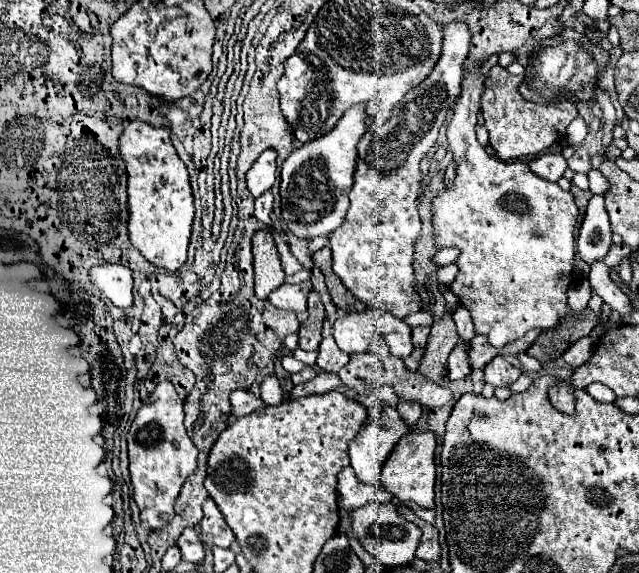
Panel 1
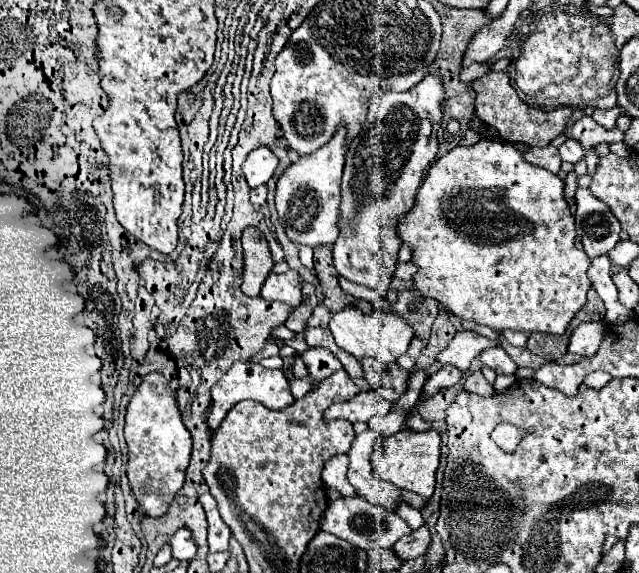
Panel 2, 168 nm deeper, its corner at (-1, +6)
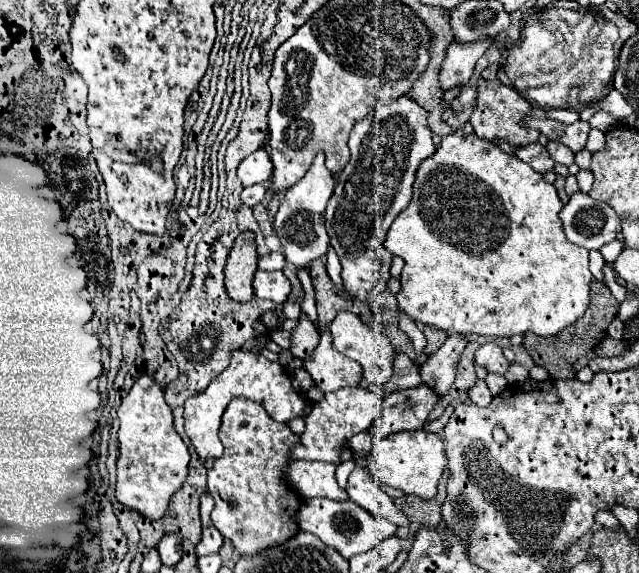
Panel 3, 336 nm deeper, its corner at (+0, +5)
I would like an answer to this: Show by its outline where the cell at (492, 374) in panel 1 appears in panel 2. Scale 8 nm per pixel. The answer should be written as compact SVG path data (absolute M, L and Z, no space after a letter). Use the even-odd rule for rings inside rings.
M496 346L496 348L488 348L480 354L482 364L490 366L496 374L514 374L518 370L516 362L504 352L504 348Z

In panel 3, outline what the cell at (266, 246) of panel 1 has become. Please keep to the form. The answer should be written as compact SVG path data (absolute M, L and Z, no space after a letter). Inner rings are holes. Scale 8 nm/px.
M243 231L229 255L227 255L227 263L225 263L225 289L227 295L233 301L251 301L253 299L253 289L251 289L251 281L253 281L253 273L257 269L257 251L255 251L255 235L251 231Z

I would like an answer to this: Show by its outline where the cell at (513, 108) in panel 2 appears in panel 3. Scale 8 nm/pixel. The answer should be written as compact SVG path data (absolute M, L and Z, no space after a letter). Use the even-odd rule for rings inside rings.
M479 79L477 105L475 105L475 111L469 121L481 139L487 139L487 141L503 139L515 147L523 147L523 145L535 143L539 139L539 133L535 129L527 129L527 127L519 125L519 121L527 115L529 109L531 109L531 103L527 103L527 99L523 99L515 89L503 85L499 79L493 79L493 81Z

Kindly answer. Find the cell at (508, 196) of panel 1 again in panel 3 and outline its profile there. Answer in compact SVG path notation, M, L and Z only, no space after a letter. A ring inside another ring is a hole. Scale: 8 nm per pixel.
M449 133L443 135L437 151L423 159L417 173L415 173L415 185L413 185L413 197L409 205L395 217L393 225L389 227L385 247L389 253L401 257L405 261L405 267L401 271L401 291L397 293L399 309L405 311L413 321L447 331L447 333L459 333L459 335L487 335L487 337L511 337L515 333L535 333L541 337L555 335L561 329L573 325L579 317L583 317L587 305L589 305L589 283L593 279L589 271L589 255L587 249L577 247L565 239L559 211L561 201L557 197L557 191L551 183L543 181L543 175L527 167L523 161L519 161L515 155L507 155L499 145L479 139L475 133L463 135L463 133Z

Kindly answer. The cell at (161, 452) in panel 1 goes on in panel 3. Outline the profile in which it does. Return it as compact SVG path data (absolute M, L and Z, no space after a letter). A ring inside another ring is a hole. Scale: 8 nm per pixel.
M141 375L121 401L119 409L119 457L117 467L117 501L149 519L161 519L169 501L187 479L189 451L173 427L173 415L163 399L159 383L151 375Z

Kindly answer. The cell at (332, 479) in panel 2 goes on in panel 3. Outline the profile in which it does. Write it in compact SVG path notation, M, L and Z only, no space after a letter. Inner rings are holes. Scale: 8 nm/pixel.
M293 461L287 467L287 483L301 497L327 497L335 501L347 499L345 489L337 485L335 465L321 461Z

